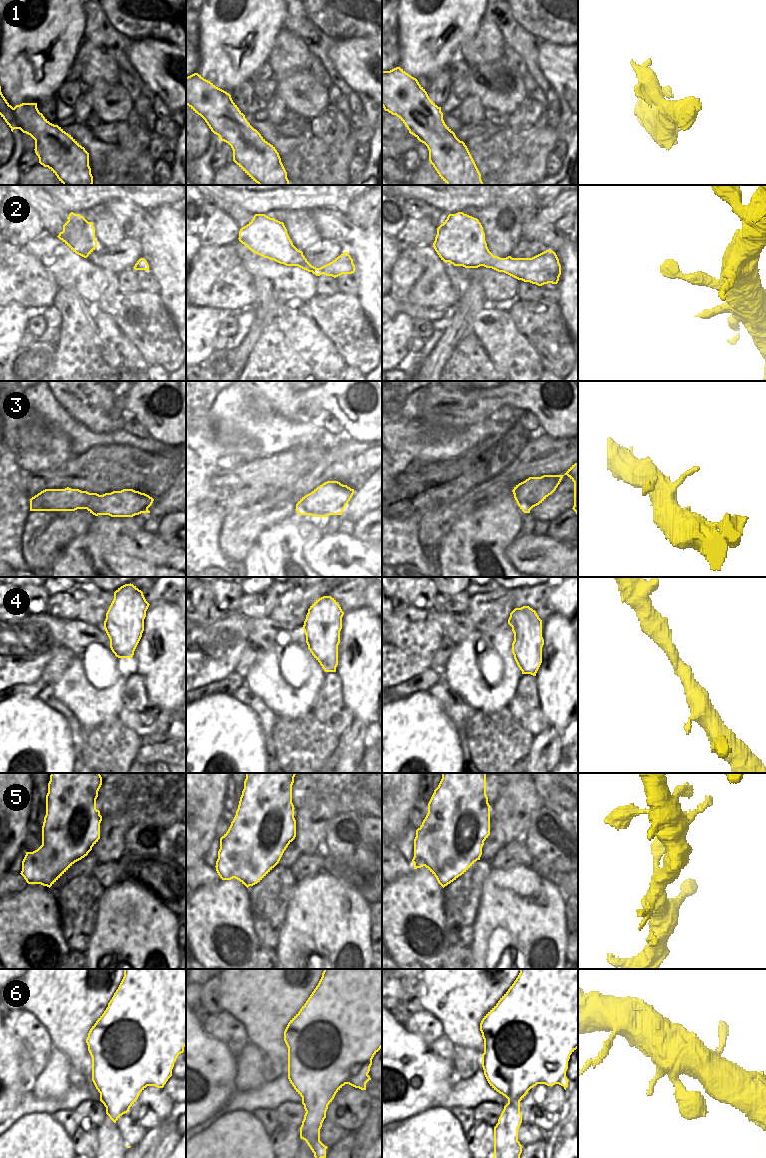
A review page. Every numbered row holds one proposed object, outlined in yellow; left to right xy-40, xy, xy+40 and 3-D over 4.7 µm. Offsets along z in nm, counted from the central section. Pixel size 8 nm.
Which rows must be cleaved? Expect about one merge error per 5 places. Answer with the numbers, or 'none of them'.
none of them

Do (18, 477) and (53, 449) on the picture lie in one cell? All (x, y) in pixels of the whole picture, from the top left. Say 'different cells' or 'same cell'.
different cells

